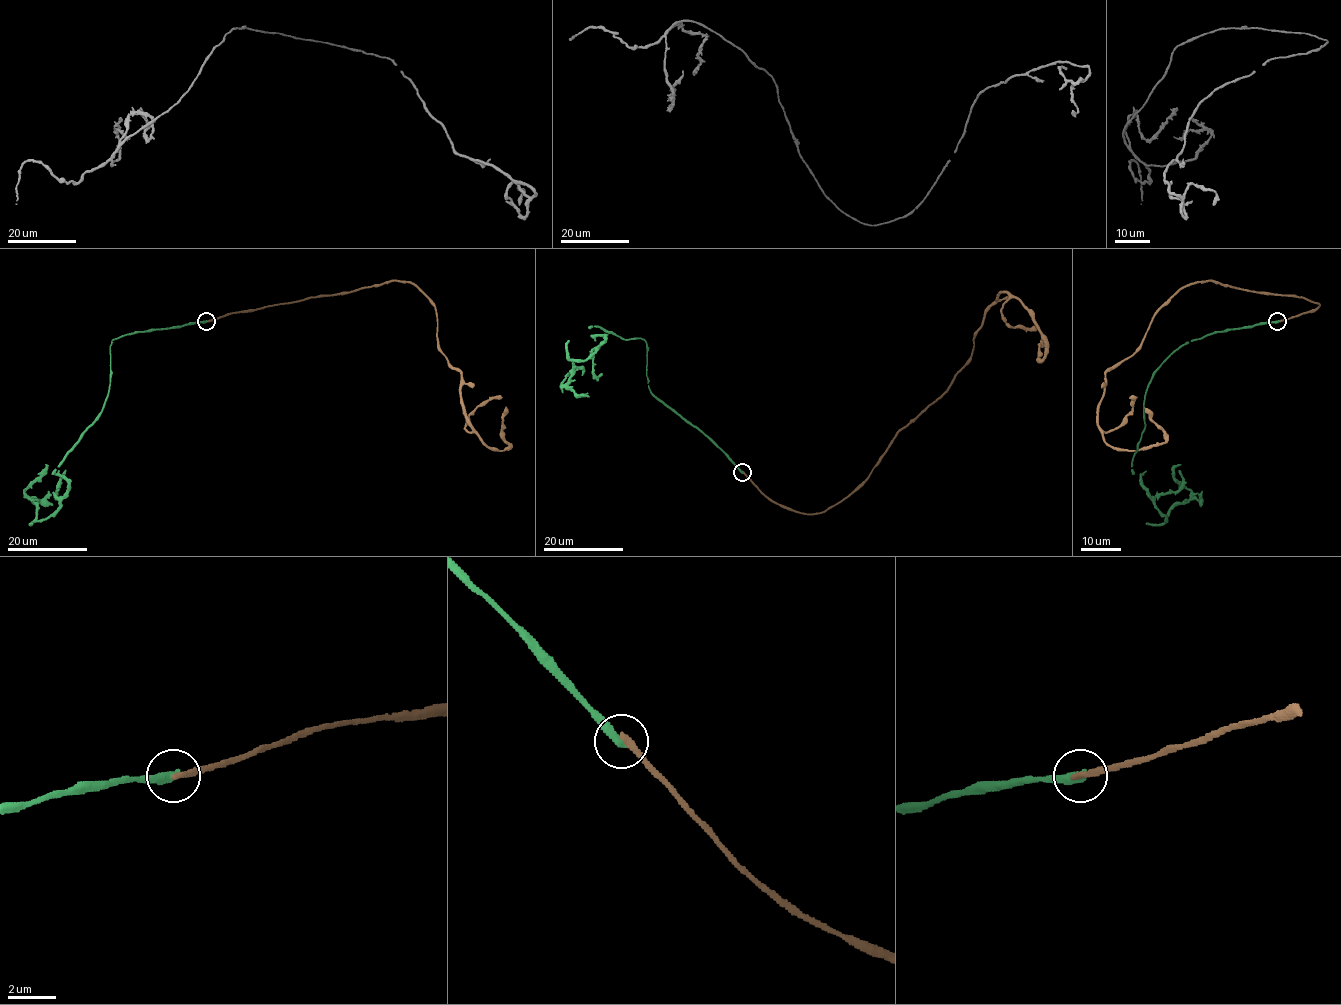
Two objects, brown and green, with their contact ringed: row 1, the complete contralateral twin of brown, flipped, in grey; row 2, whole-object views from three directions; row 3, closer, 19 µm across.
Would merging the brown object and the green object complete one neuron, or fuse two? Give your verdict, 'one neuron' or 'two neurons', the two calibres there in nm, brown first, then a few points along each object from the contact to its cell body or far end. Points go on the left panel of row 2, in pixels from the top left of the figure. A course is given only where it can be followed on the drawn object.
two neurons; calibres 280 and 400 nm; course brown (206, 321), (409, 281), (435, 307), (437, 348), (461, 373), (470, 426), (495, 450), (508, 446), (506, 406); course green (206, 321), (113, 339), (105, 403), (53, 473), (67, 482), (60, 506), (38, 520), (25, 493), (46, 464)

